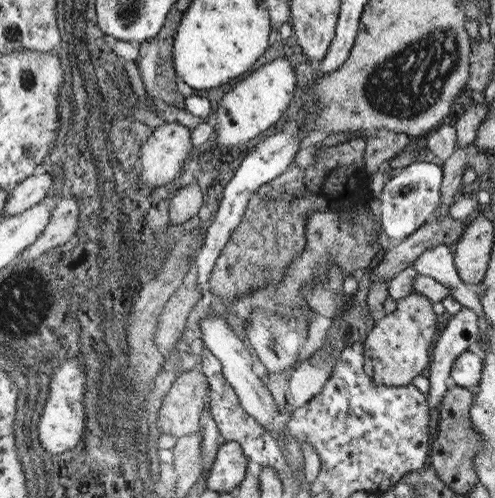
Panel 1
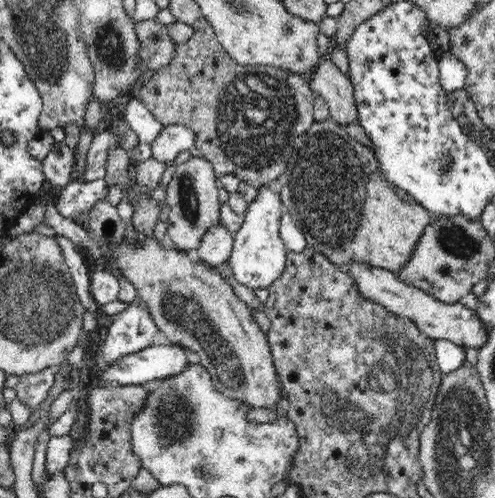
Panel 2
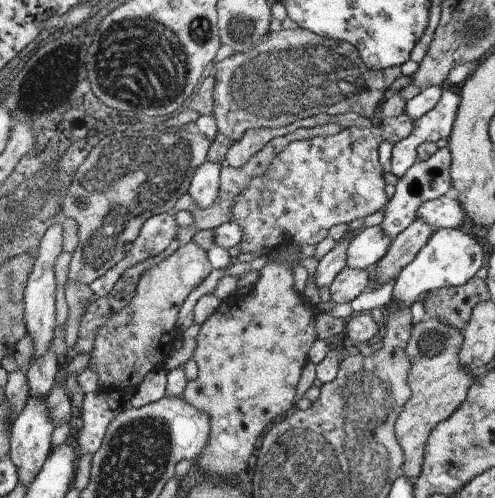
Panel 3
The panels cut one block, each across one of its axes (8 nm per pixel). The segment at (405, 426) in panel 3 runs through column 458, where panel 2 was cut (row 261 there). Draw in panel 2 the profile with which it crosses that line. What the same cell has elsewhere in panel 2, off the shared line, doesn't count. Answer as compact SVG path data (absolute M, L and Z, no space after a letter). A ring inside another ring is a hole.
M332 118L314 122L308 132L296 138L288 168L278 180L282 184L280 198L284 202L284 208L306 236L308 248L324 254L334 266L340 266L342 270L346 270L348 264L358 262L376 270L390 270L394 274L400 272L404 264L410 262L420 238L424 236L424 230L436 218L422 204L414 206L410 202L404 202L396 194L396 190L390 188L382 178L376 154L354 140L346 132L346 128L336 124Z

